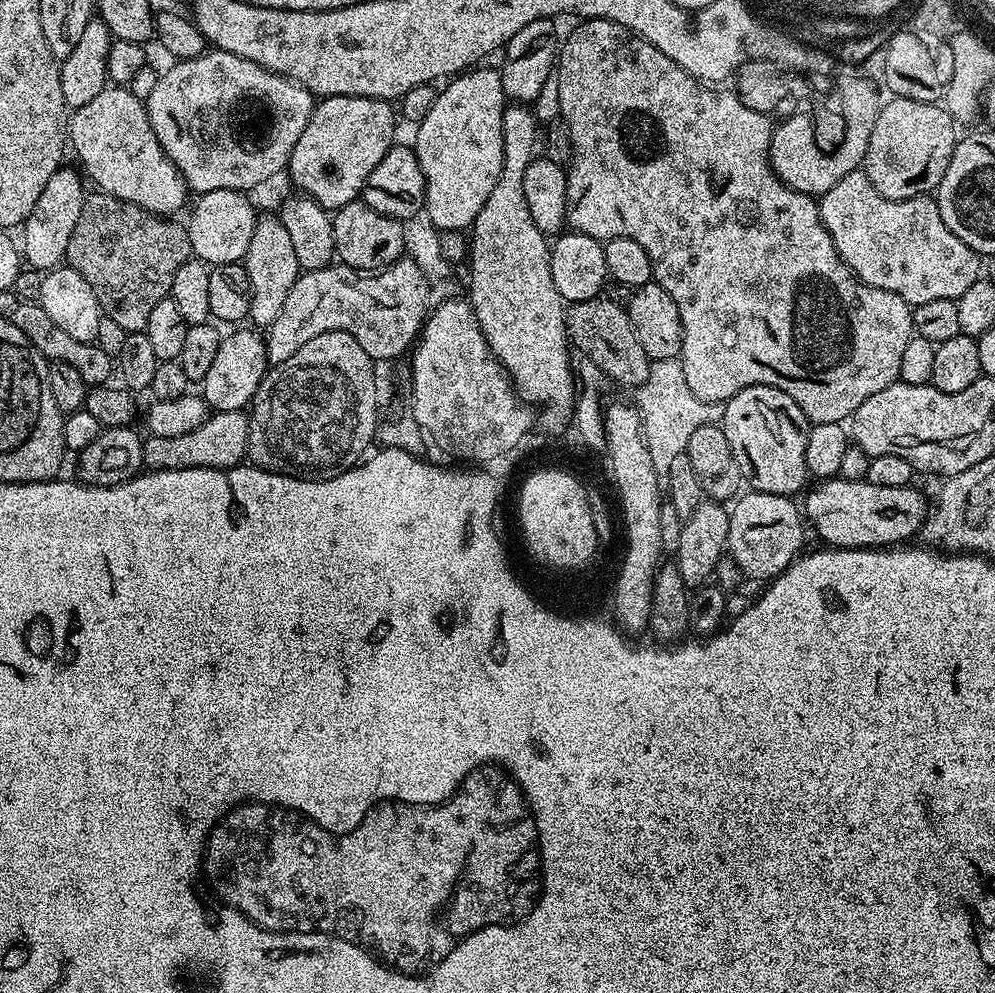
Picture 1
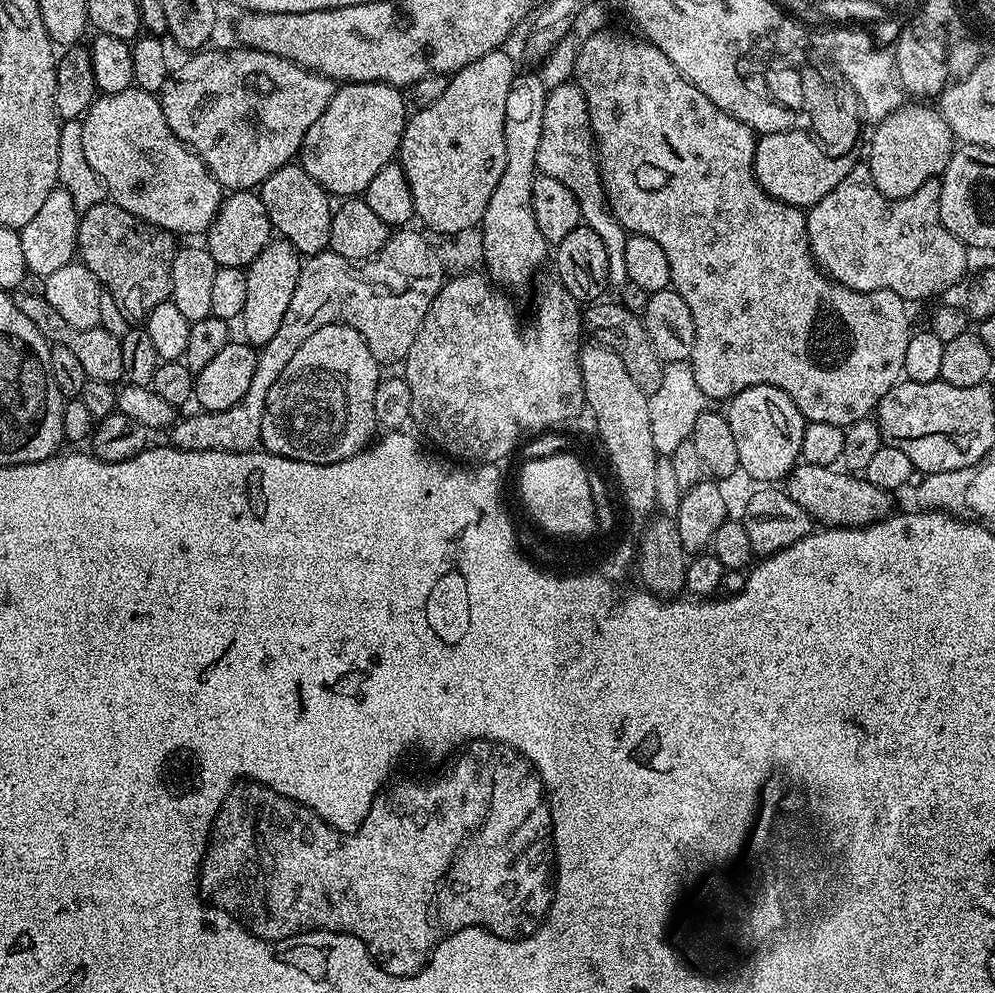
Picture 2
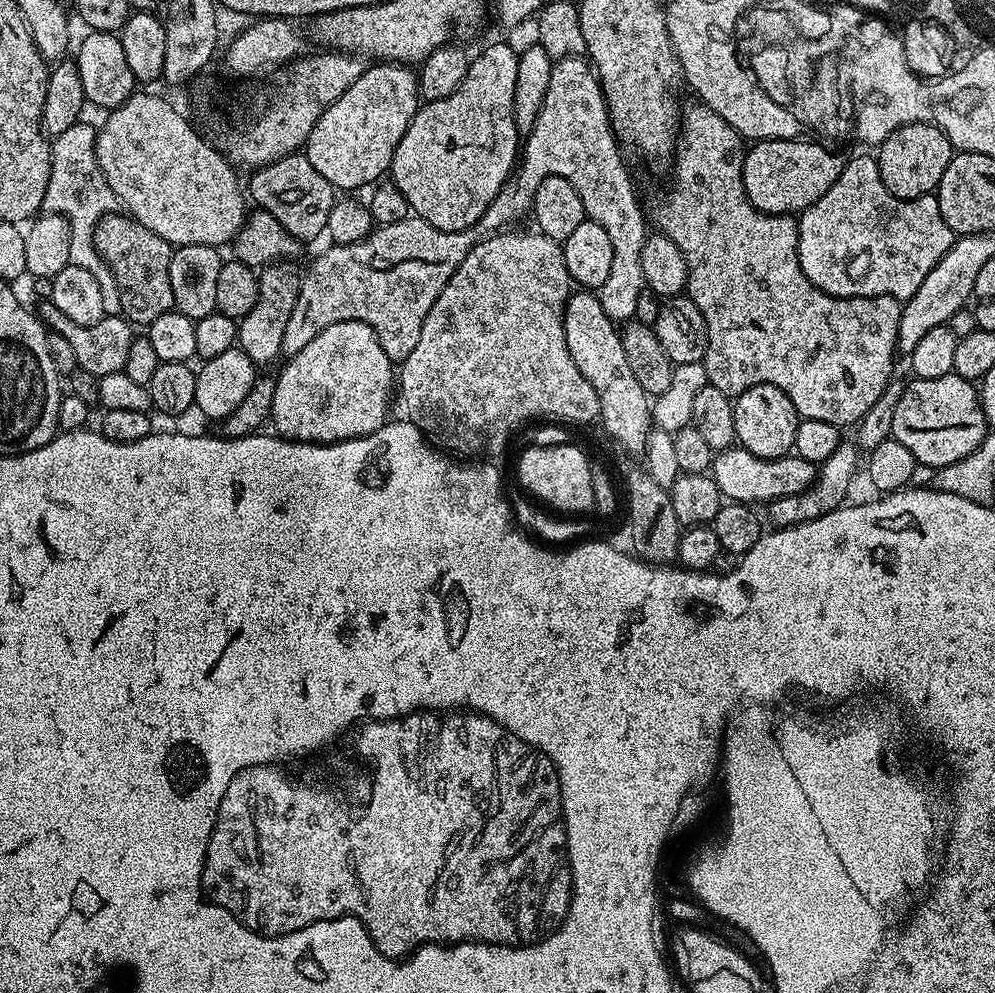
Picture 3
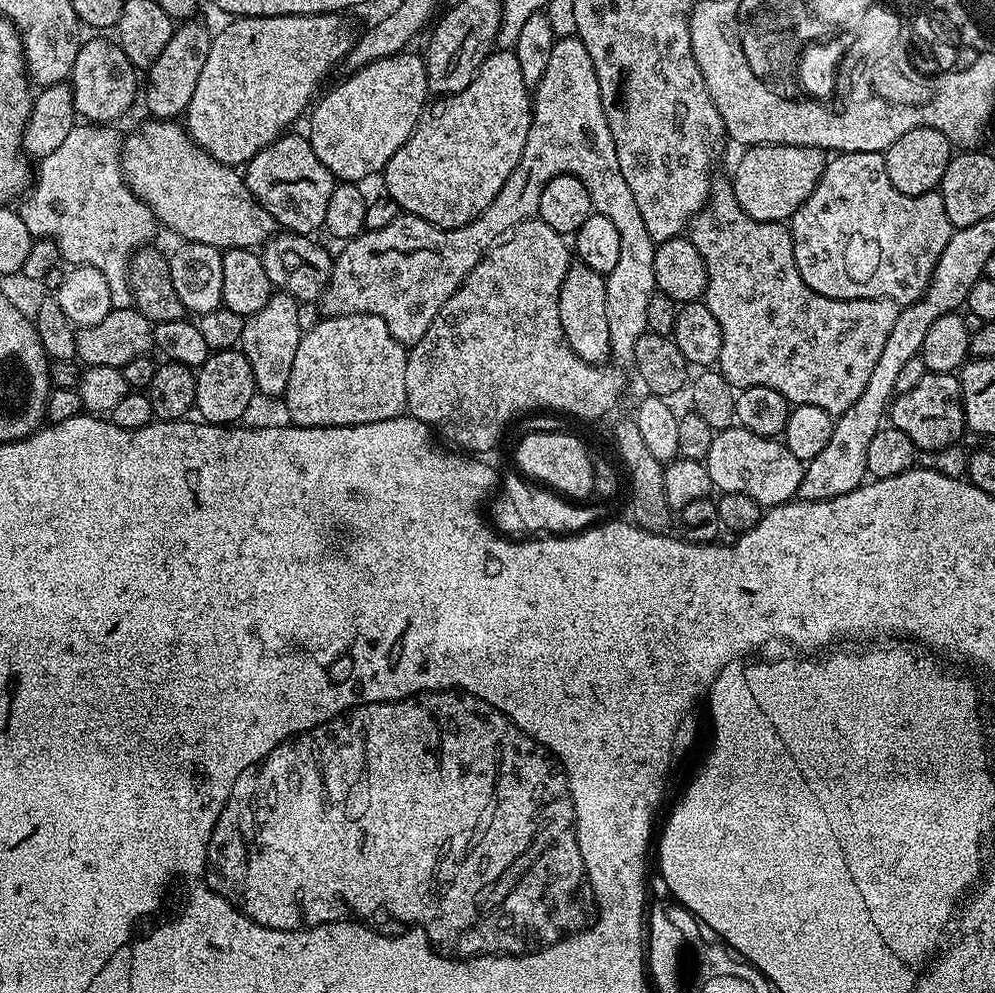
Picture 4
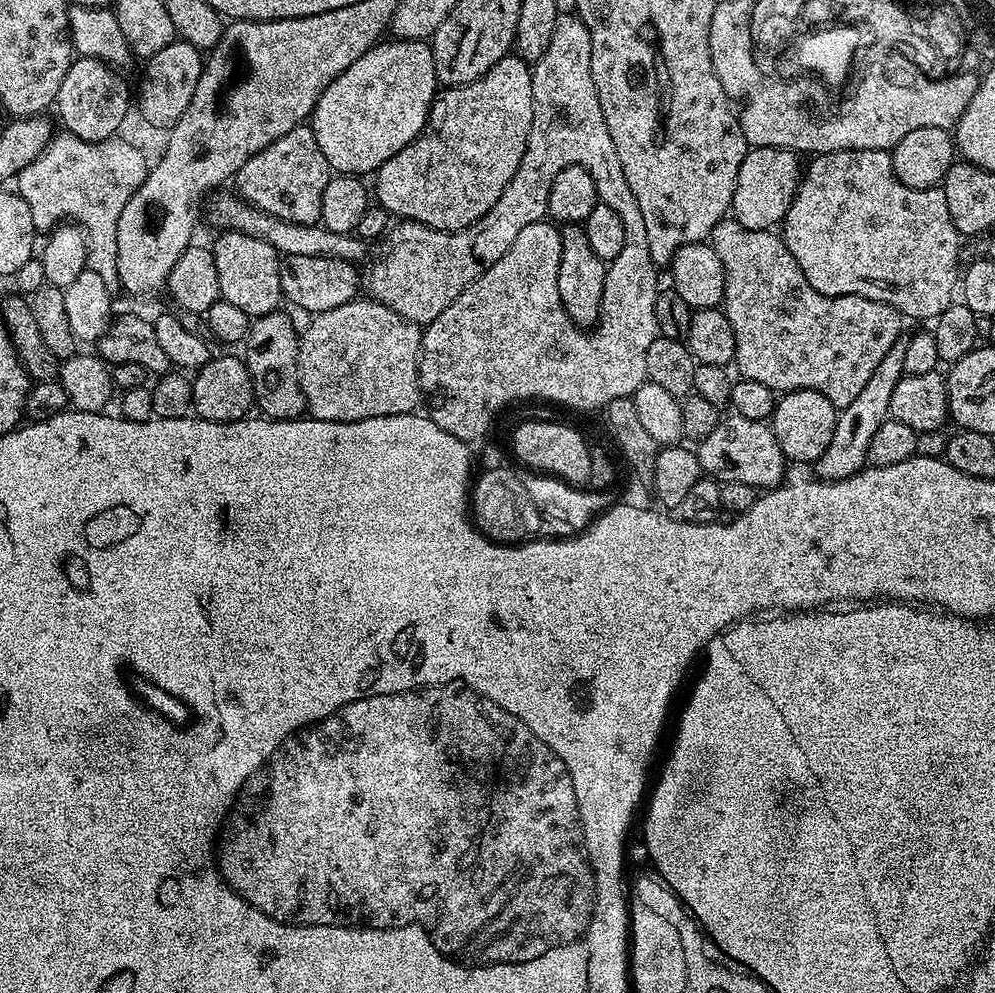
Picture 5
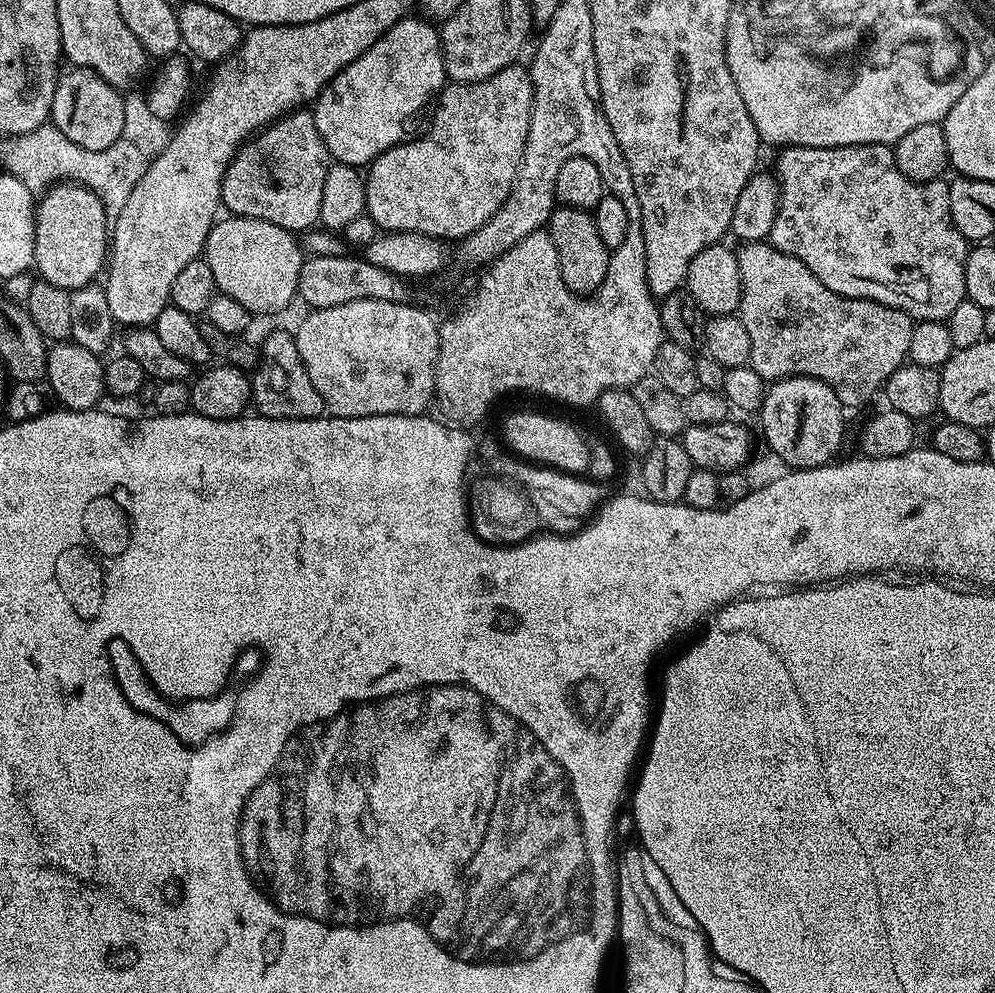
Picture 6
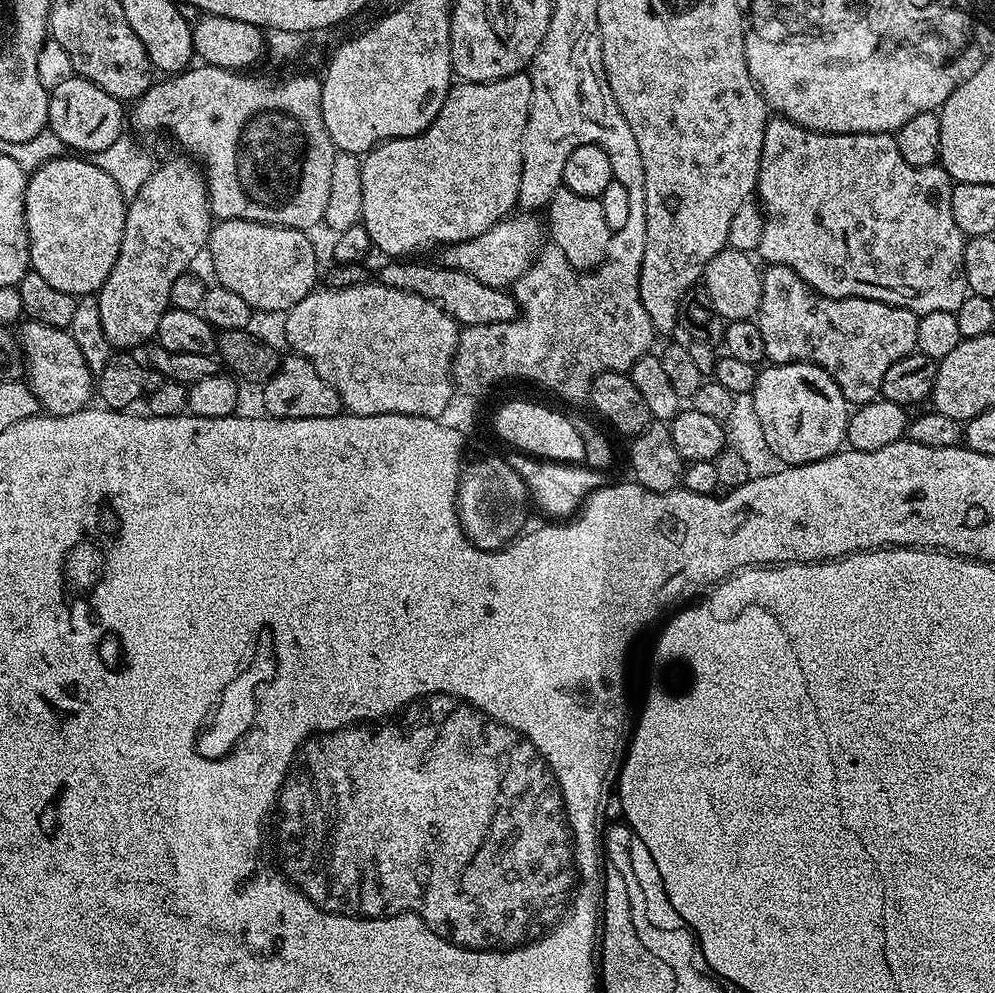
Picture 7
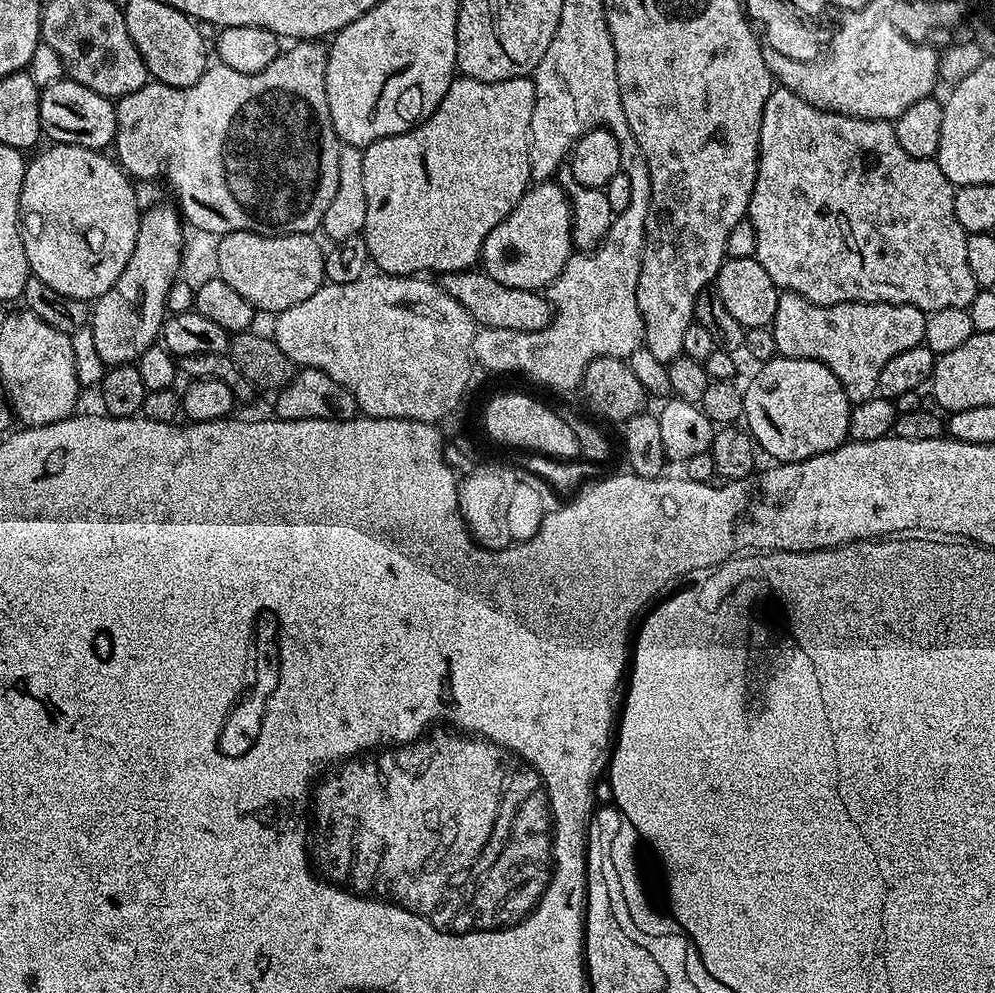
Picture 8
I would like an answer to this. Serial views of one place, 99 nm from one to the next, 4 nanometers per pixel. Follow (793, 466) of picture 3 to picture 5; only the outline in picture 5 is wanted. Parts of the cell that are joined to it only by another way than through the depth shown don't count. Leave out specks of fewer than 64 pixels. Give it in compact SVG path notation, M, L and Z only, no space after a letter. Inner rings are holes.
M739 414L731 415L720 419L718 426L714 426L714 431L699 441L695 453L700 460L701 469L721 484L742 482L742 486L757 490L777 487L785 479L786 461L771 427L762 420L751 420Z

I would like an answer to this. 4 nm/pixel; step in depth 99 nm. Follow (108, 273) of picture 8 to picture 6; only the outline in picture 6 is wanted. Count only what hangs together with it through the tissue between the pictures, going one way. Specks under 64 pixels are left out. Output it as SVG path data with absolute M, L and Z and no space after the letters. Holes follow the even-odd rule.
M57 182L39 197L34 234L34 268L39 279L59 288L81 288L105 271L109 255L110 217L99 194L79 182Z

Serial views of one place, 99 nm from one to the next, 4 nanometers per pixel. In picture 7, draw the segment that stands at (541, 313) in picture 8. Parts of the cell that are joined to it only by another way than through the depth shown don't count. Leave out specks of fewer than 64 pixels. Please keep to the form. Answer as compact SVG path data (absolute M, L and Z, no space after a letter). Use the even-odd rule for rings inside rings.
M400 258L381 270L378 276L379 283L397 288L410 294L418 294L434 306L438 306L446 314L450 314L453 320L461 326L482 326L483 324L497 324L498 322L510 322L520 315L520 306L511 291L486 286L486 282L478 282L470 274L462 274L462 270L450 270L441 268L437 263L419 264L416 258Z

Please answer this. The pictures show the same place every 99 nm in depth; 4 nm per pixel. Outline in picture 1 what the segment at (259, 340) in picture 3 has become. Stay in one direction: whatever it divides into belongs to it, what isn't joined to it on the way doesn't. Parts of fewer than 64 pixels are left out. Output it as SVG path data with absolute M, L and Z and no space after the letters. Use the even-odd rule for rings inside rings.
M261 215L257 219L242 263L252 291L248 316L261 326L272 324L282 310L282 302L286 302L286 294L290 294L290 286L294 286L302 271L298 257L294 255L294 246L290 243L290 233L286 231L286 226L282 226L279 215Z

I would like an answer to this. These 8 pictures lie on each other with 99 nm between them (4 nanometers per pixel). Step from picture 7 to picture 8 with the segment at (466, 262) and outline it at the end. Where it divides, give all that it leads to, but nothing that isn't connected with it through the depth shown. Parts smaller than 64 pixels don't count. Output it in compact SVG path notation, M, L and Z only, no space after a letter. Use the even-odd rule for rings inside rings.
M536 182L522 194L522 198L514 206L514 210L510 210L508 217L498 222L498 226L494 226L490 234L486 234L479 263L482 265L482 271L494 278L494 282L502 282L502 286L514 286L518 290L535 292L547 289L549 284L553 284L572 255L572 209L568 206L568 195L555 182Z

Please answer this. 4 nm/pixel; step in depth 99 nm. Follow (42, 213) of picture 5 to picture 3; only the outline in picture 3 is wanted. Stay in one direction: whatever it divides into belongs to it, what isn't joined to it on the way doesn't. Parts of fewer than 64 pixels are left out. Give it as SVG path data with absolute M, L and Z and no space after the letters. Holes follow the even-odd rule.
M81 122L70 126L70 130L58 134L51 141L52 161L50 162L50 182L46 186L44 208L57 212L66 218L70 226L70 258L69 264L82 266L82 270L90 270L98 282L98 291L102 294L102 310L105 316L121 315L122 298L118 290L118 282L108 264L98 254L94 234L96 224L104 216L113 215L117 211L118 201L114 190L110 190L110 182L106 182L106 174L98 164L96 157L97 125Z

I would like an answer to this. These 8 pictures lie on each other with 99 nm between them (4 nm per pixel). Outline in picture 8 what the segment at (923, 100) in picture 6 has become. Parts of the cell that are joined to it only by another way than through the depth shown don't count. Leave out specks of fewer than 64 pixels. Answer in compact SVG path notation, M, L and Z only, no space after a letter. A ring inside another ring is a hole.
M868 4L868 12L864 12L860 20L852 20L848 25L843 25L843 31L839 31L834 37L835 45L826 62L795 60L771 50L765 51L766 66L772 71L775 83L796 92L815 108L825 108L828 112L840 112L844 116L857 116L863 120L889 122L894 122L903 112L910 110L914 102L922 102L922 98L937 91L935 88L940 80L940 52L929 45L914 48L913 44L901 40L888 22L888 17L880 12L880 8L871 8Z

